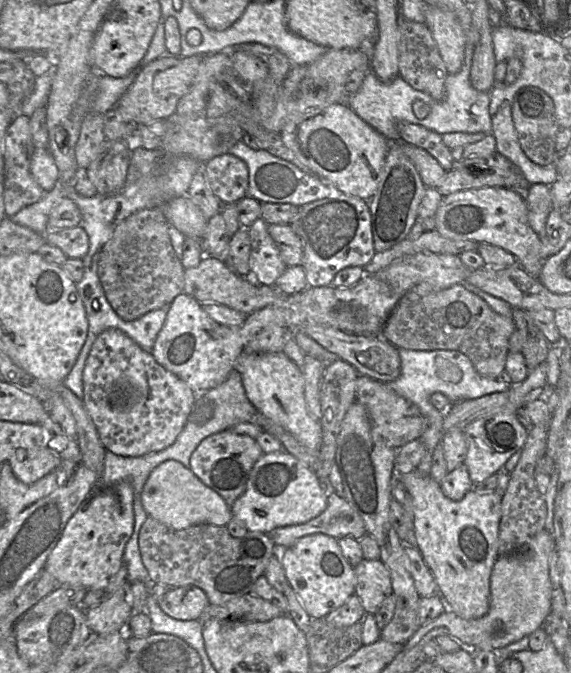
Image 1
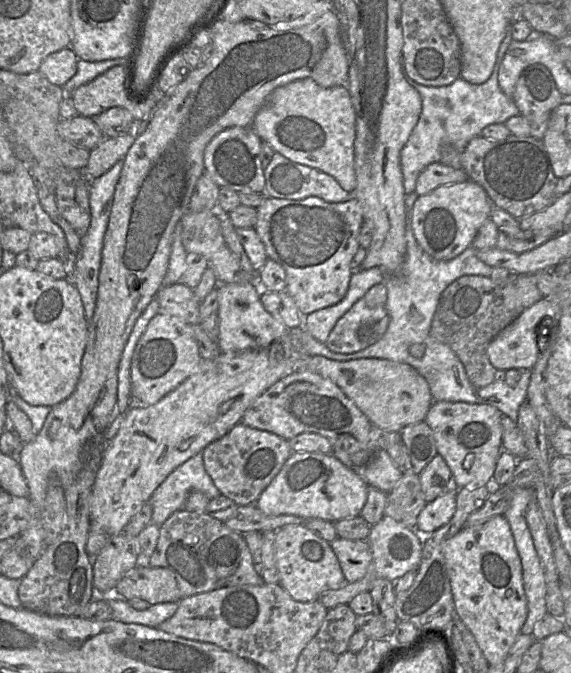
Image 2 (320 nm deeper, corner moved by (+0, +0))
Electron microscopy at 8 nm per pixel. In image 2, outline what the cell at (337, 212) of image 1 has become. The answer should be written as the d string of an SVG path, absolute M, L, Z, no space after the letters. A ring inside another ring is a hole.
M353 195L344 202L327 202L317 196L295 200L265 196L257 207L254 229L265 246L268 259L277 261L285 269L286 292L302 316L335 305L345 297L353 274L350 262L360 247L359 234L363 221L361 204Z

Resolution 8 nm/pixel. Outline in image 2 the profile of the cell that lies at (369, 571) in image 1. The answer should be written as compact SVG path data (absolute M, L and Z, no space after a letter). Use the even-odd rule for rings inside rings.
M337 536L330 543L348 583L362 579L372 561L367 540L348 540Z

